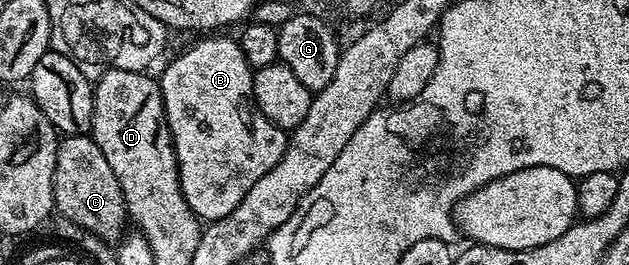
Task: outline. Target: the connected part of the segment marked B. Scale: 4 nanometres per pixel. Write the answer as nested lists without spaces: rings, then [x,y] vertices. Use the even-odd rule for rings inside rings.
[[[208,34],[197,44],[192,44],[181,56],[176,56],[158,76],[164,117],[172,135],[172,145],[176,151],[176,169],[180,175],[182,194],[190,210],[199,216],[201,221],[211,222],[226,218],[246,198],[250,186],[262,178],[282,158],[288,145],[285,129],[274,126],[261,114],[252,99],[253,68],[246,62],[240,49],[239,39],[226,34]]]

